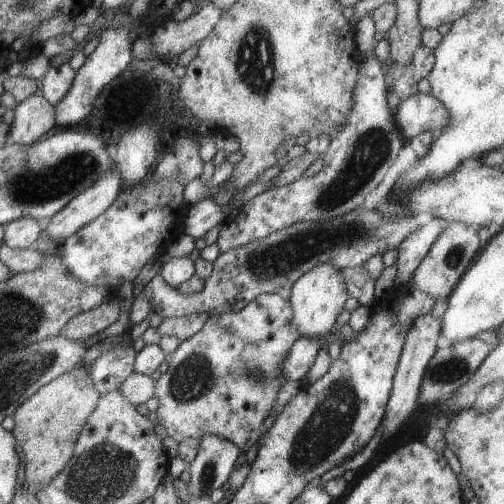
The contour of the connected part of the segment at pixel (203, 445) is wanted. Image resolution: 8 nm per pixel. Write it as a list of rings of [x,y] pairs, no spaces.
[[[214,435],[201,438],[199,453],[185,473],[187,492],[195,497],[210,496],[216,488],[225,488],[243,455],[230,441]]]

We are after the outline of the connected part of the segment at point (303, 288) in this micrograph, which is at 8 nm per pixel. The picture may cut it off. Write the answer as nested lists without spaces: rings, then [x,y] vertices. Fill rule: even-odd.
[[[330,263],[316,265],[306,274],[298,277],[292,285],[289,301],[293,306],[293,321],[297,324],[301,336],[326,337],[331,336],[330,330],[336,318],[344,310],[344,304],[349,298],[341,270]]]

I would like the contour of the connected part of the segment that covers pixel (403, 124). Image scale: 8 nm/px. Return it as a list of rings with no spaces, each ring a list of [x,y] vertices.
[[[418,93],[406,97],[396,108],[395,119],[406,140],[430,131],[436,138],[449,123],[449,110],[432,94]]]

